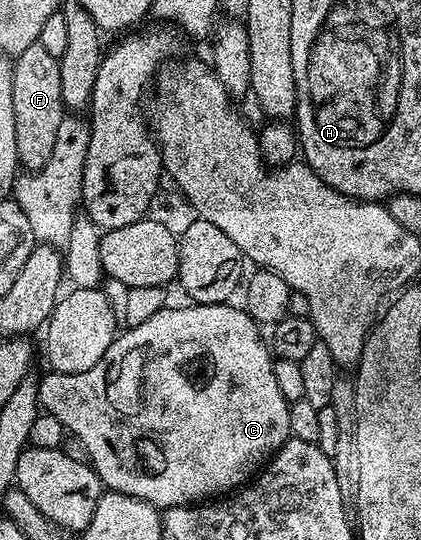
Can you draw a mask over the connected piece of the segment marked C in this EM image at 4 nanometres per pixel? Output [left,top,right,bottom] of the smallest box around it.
[39,303,290,510]

